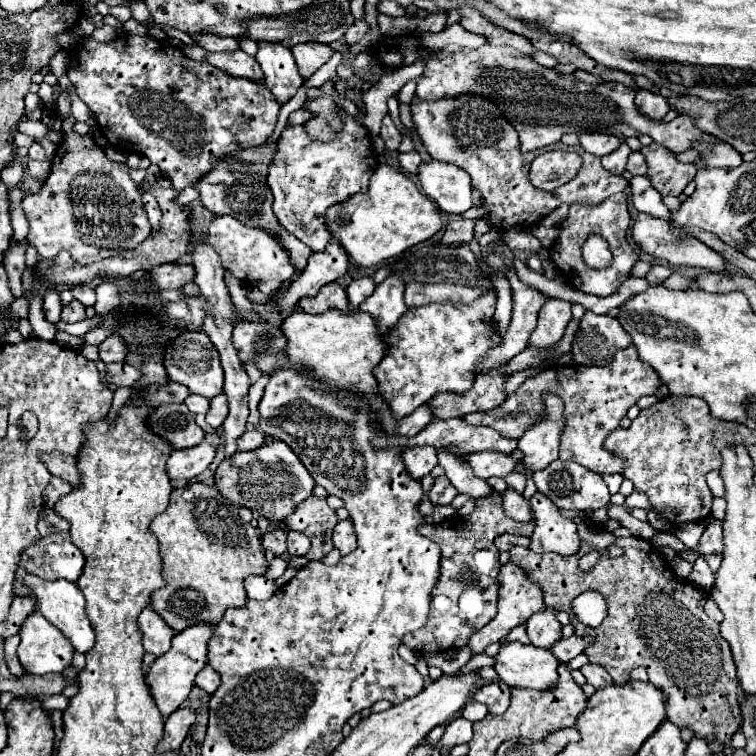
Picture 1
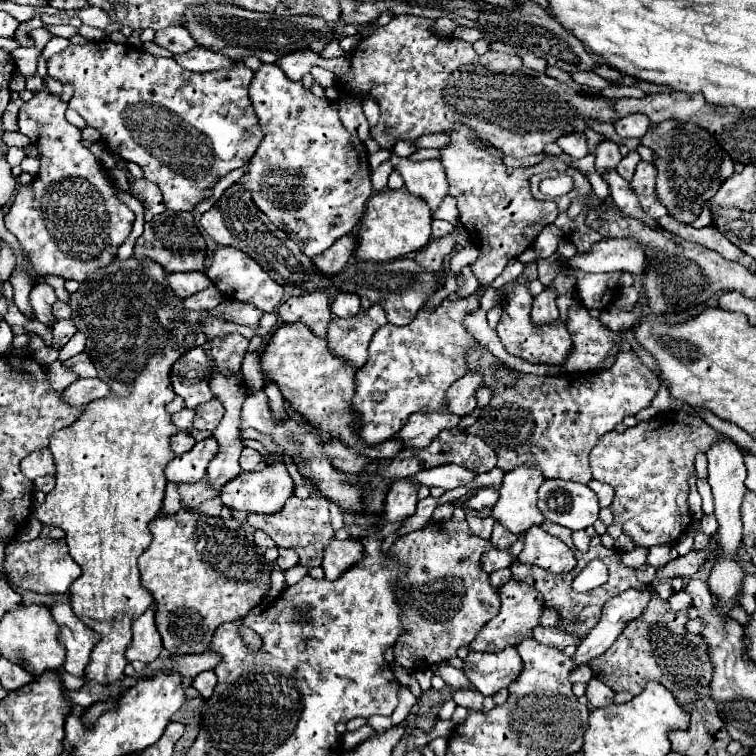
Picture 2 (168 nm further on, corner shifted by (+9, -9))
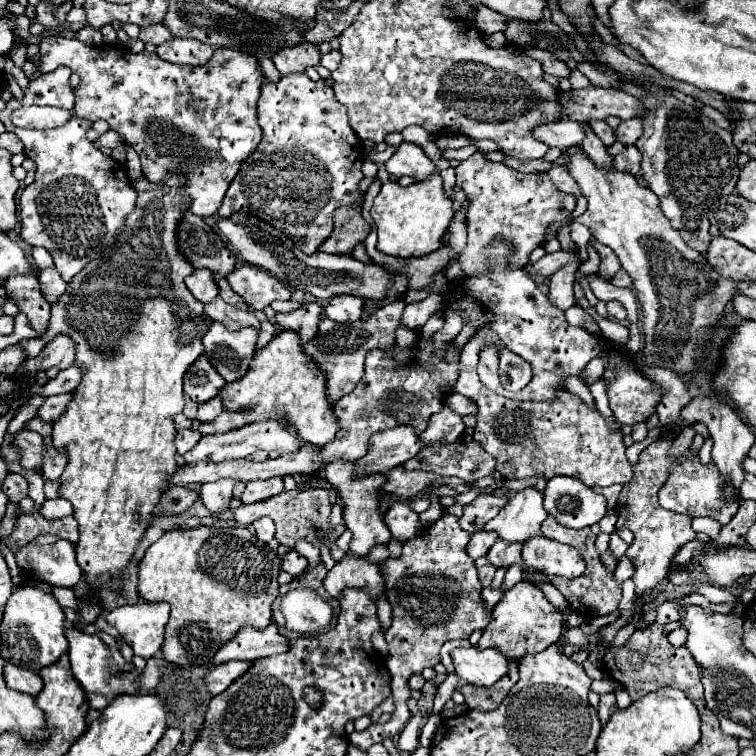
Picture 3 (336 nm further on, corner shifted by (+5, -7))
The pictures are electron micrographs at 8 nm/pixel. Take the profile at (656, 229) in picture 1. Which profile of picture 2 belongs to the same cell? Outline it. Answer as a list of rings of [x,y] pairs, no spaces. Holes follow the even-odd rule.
[[[610,238],[592,246],[588,254],[568,260],[568,266],[584,272],[630,272],[642,274],[646,270],[646,254],[636,238]]]

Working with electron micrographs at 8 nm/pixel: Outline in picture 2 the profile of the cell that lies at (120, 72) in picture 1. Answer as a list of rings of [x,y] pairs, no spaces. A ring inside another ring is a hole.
[[[100,40],[84,46],[68,46],[52,56],[48,60],[48,74],[62,84],[74,86],[74,96],[68,106],[102,134],[102,142],[112,154],[126,162],[136,162],[144,170],[144,176],[158,184],[164,194],[164,204],[170,210],[192,210],[202,198],[208,198],[214,182],[246,164],[264,138],[248,98],[254,72],[242,62],[236,62],[234,68],[198,74],[184,70],[174,58],[152,56],[132,44]]]

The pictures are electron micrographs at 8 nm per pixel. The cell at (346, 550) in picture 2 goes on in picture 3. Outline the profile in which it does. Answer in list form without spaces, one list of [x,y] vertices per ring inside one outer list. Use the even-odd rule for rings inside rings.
[[[344,556],[326,576],[324,588],[330,596],[340,598],[346,588],[358,588],[368,592],[368,596],[376,602],[384,596],[384,578],[378,574],[378,566],[368,562],[366,558]]]

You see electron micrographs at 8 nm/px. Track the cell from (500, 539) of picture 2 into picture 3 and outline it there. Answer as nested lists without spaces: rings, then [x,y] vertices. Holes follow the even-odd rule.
[[[498,538],[486,556],[496,568],[510,568],[512,564],[520,564],[520,550],[522,544],[512,544]]]

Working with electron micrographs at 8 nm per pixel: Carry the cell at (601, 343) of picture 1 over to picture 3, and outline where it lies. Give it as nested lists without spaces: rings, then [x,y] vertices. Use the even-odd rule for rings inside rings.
[[[578,304],[566,310],[566,320],[568,320],[568,324],[572,324],[572,326],[582,326],[582,328],[590,330],[592,334],[598,334],[598,332],[600,332],[600,328],[598,328],[598,324],[592,320],[592,316],[590,316],[584,308],[580,308]]]

